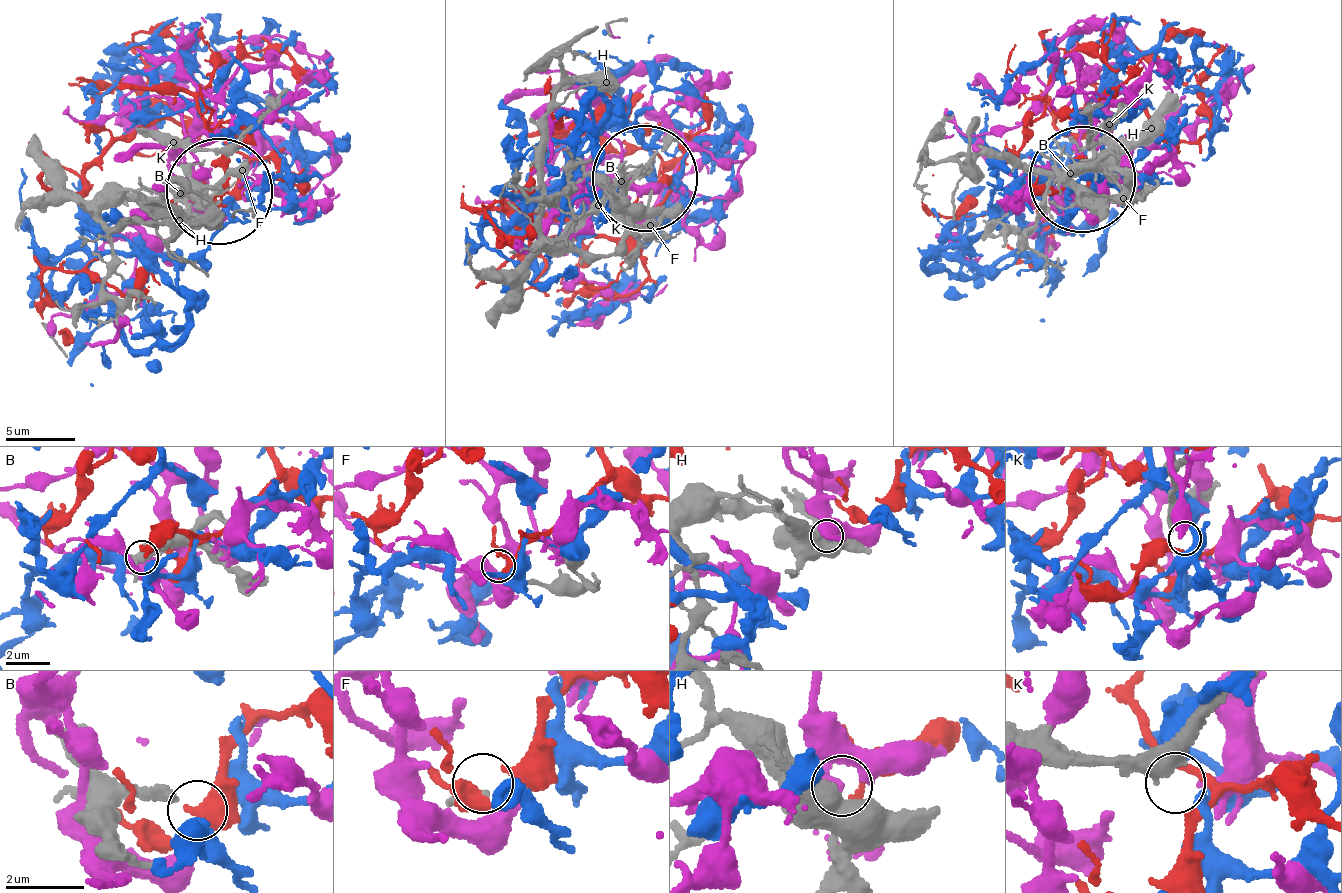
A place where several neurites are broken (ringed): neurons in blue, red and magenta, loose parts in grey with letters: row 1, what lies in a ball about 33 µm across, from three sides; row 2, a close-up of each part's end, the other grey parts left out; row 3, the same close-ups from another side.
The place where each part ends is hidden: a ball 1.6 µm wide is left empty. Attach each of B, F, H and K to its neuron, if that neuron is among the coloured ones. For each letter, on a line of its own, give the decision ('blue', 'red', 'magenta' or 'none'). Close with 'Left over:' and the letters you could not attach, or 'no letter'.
B: blue
F: none
H: none
K: none
Left over: F, H, K

